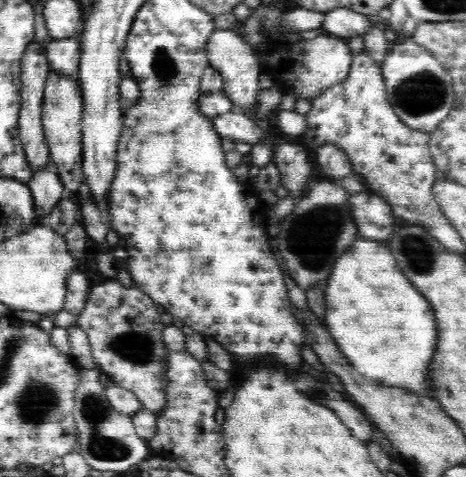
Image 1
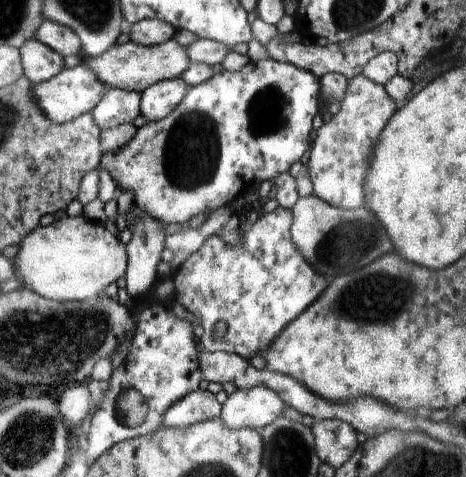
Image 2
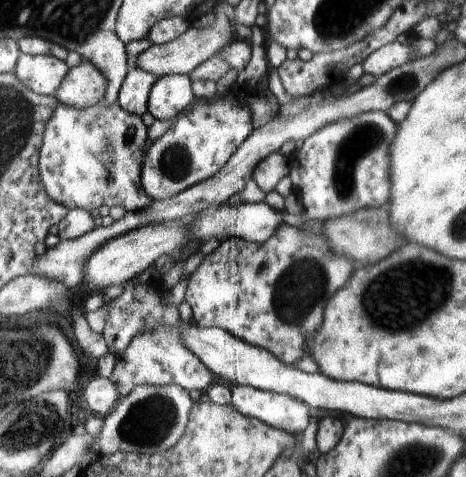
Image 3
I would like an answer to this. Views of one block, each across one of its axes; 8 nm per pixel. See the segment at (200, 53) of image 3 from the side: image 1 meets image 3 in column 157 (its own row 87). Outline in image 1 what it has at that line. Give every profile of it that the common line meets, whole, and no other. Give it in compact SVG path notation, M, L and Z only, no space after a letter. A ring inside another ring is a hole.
M52 72L45 83L42 126L46 143L50 149L50 160L54 172L60 177L67 196L74 197L85 186L82 152L82 97L74 76Z

